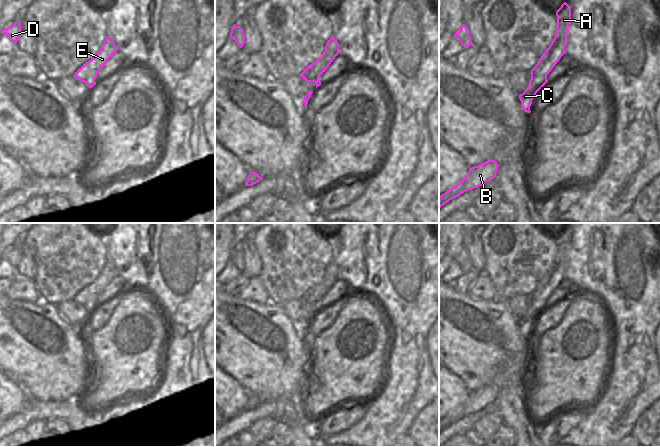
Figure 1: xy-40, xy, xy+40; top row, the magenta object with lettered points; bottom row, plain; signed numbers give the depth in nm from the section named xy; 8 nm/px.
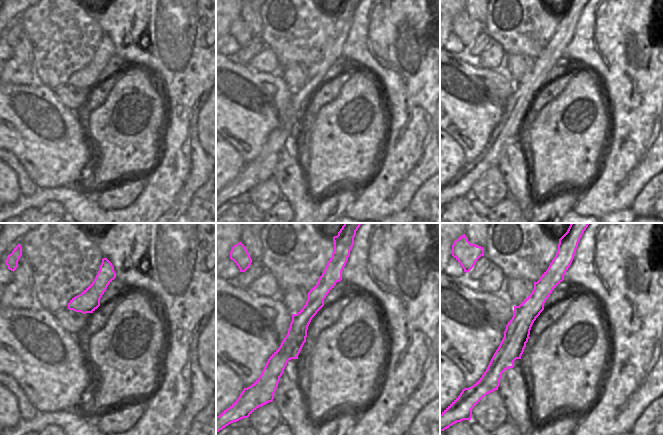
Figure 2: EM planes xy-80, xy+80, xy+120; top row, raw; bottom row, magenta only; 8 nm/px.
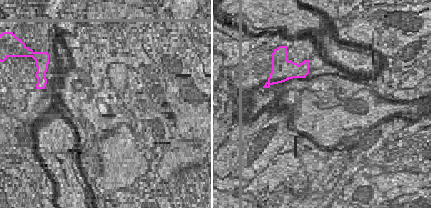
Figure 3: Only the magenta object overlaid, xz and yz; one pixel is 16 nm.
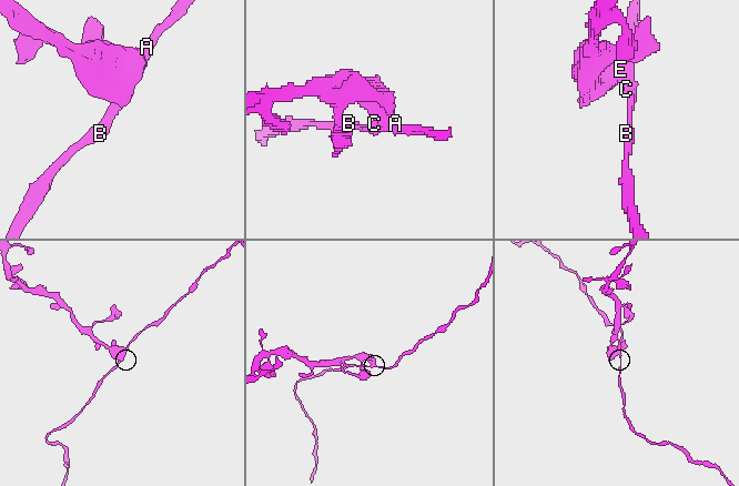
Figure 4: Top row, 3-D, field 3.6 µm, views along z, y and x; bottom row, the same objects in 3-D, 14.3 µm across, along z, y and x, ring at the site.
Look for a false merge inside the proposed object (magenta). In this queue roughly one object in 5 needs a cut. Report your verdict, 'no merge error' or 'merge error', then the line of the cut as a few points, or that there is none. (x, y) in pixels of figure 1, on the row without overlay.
merge error; cut xy (315, 306), (319, 309)

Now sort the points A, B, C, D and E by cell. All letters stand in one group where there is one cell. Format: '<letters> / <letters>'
A B C / D E

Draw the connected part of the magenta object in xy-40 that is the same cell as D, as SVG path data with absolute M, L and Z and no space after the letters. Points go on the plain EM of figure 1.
M15 246L12 250L8 251L7 253L4 252L1 254L1 258L6 258L9 264L14 268L17 267L20 257L21 248L18 246Z

